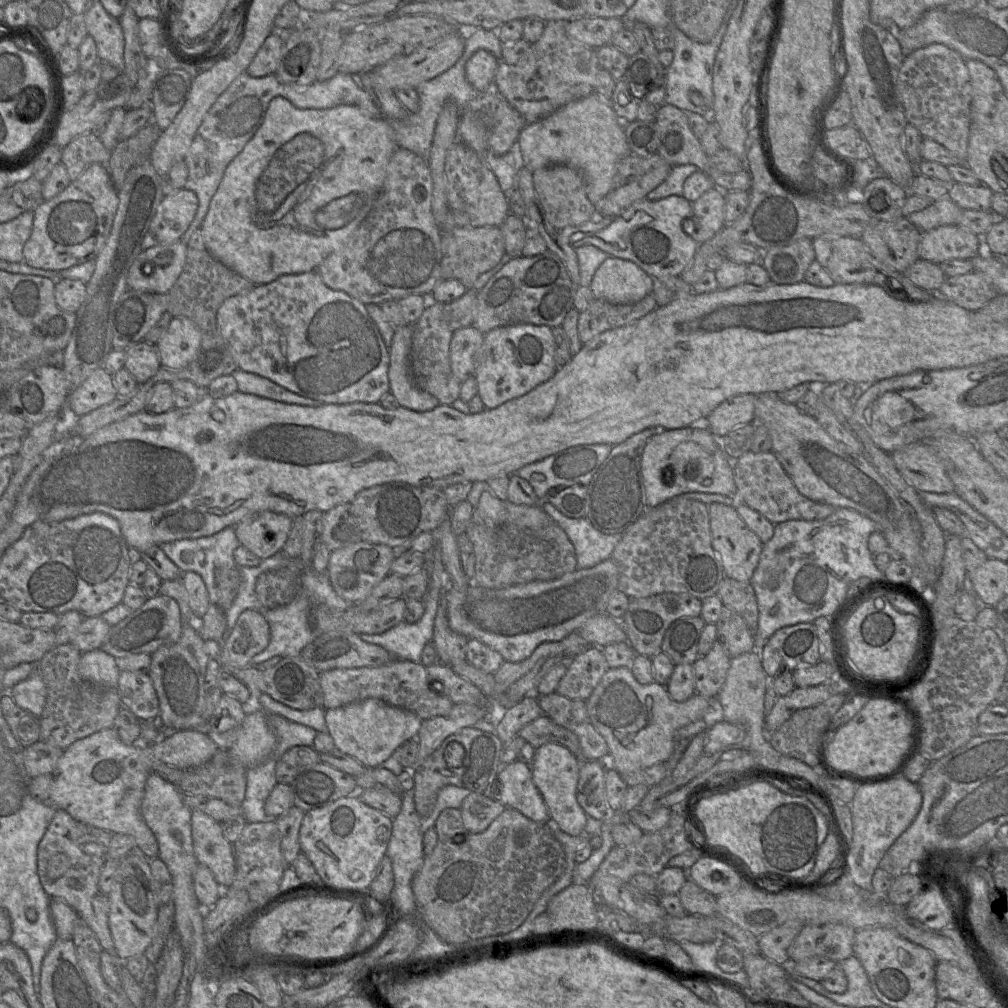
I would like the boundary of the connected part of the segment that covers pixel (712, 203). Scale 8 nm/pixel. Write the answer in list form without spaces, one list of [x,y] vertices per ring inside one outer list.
[[[716,186],[706,191],[692,203],[692,217],[683,220],[686,234],[698,244],[710,240],[726,225],[724,205],[724,191]]]

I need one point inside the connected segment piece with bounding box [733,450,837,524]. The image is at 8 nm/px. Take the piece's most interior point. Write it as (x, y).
(762, 483)

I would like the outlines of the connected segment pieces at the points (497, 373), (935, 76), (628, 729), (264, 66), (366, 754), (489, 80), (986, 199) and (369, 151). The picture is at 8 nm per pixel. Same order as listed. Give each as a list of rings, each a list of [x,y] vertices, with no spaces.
[[[533,324],[498,327],[485,334],[482,349],[476,358],[474,378],[478,386],[477,395],[485,408],[494,409],[527,394],[548,381],[557,370],[550,327]]]
[[[931,44],[904,57],[898,90],[909,124],[965,162],[969,141],[971,79],[965,60],[943,44]]]
[[[631,667],[609,668],[586,700],[591,722],[607,743],[608,764],[620,775],[664,764],[673,752],[676,731],[702,719],[708,706],[709,698],[698,693],[684,702],[675,702],[665,686],[655,681],[640,684]]]
[[[274,31],[266,38],[246,72],[252,77],[275,74],[283,45],[284,35]]]
[[[368,698],[325,712],[327,733],[333,738],[335,747],[364,767],[381,766],[402,744],[417,738],[422,724],[417,714],[377,698]]]
[[[476,51],[465,66],[467,80],[478,91],[486,91],[492,88],[499,61],[489,51]]]
[[[952,183],[948,197],[962,210],[991,211],[993,191],[984,184]]]
[[[275,97],[269,103],[264,120],[242,151],[229,163],[213,195],[208,212],[199,228],[207,251],[215,259],[255,285],[269,284],[282,275],[317,270],[334,251],[340,249],[369,214],[384,185],[391,156],[398,148],[392,127],[386,117],[371,116],[354,105],[330,109],[300,109],[288,99]]]

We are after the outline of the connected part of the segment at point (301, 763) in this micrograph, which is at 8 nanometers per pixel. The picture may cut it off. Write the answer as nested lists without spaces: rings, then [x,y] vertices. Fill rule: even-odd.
[[[295,746],[286,751],[276,763],[278,783],[291,785],[305,769],[322,763],[320,755],[308,746]]]

